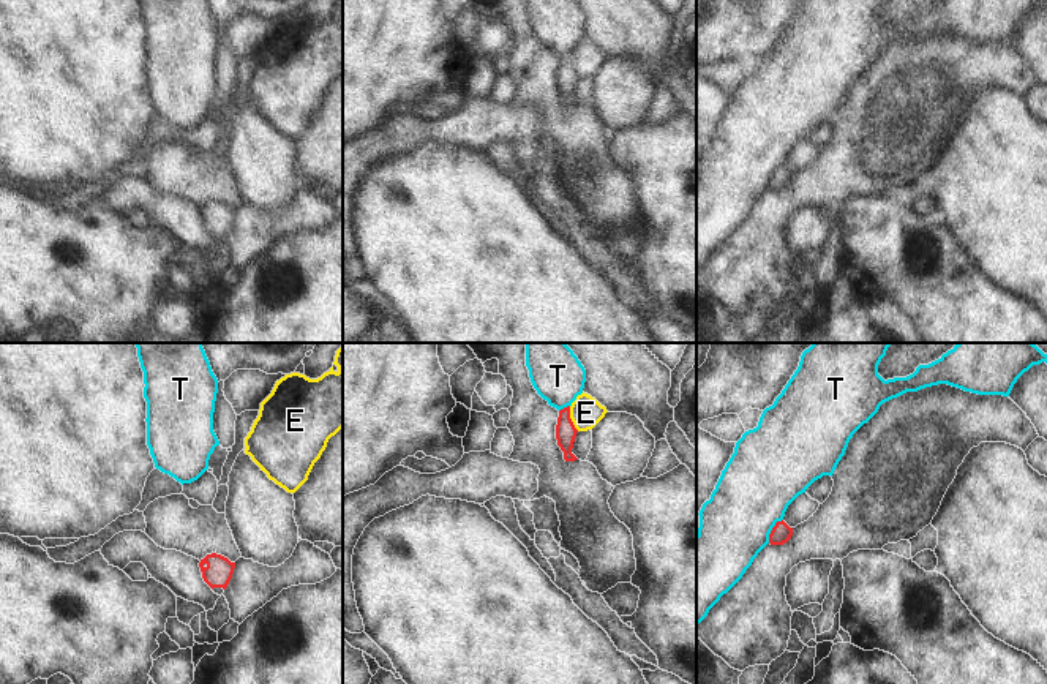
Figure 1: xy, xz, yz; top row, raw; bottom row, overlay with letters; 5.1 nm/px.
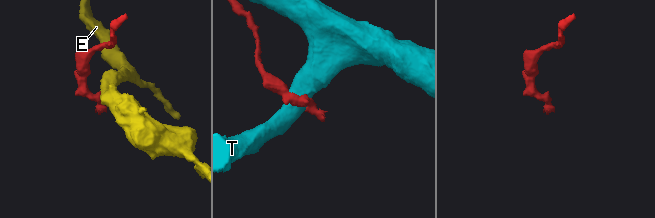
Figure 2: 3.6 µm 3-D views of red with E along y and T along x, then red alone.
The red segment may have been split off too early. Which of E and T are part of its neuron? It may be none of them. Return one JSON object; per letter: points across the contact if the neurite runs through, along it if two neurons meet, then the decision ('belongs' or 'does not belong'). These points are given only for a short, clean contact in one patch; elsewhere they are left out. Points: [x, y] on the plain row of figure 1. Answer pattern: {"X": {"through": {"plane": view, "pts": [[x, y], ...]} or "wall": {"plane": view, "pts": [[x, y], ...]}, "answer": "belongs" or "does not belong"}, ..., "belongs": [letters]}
{"E": {"wall": {"plane": "xz", "pts": [[569, 52], [569, 62], [578, 76]]}, "answer": "does not belong"}, "T": {"answer": "does not belong"}, "belongs": []}

